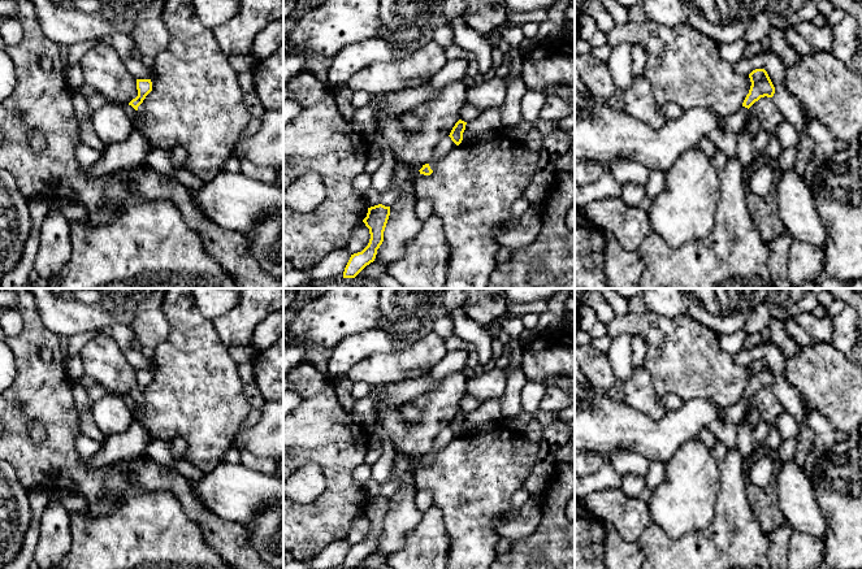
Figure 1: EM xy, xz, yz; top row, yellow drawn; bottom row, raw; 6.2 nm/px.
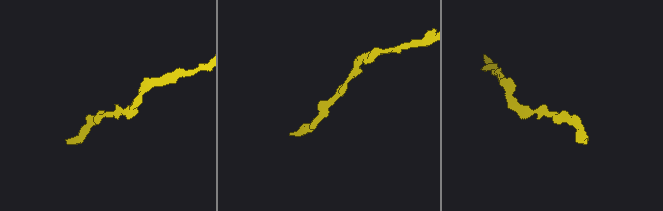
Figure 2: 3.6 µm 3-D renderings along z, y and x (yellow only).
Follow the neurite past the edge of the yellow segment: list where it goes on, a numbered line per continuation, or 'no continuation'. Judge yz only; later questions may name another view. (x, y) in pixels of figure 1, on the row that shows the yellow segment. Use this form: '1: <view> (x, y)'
no continuation

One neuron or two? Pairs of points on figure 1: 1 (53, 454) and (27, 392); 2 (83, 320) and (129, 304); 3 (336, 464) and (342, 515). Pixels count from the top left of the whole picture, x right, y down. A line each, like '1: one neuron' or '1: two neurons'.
1: one neuron
2: one neuron
3: one neuron

